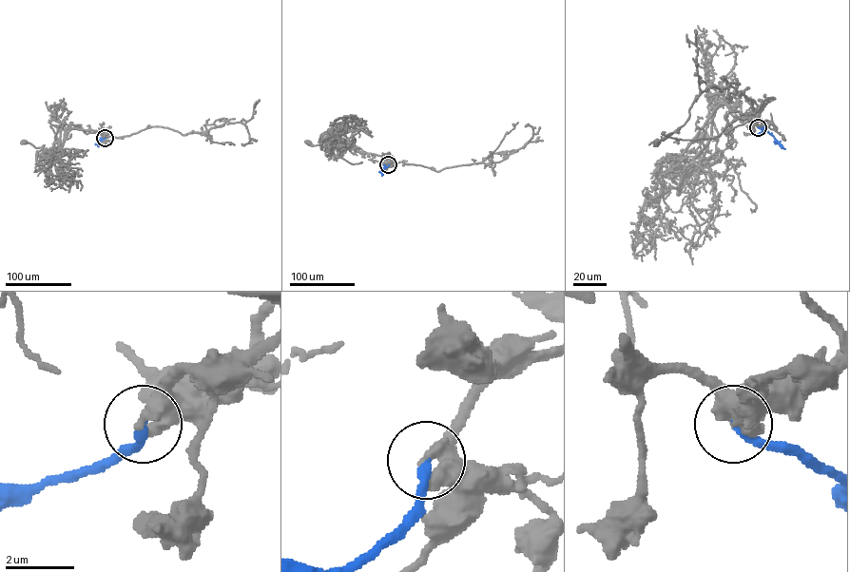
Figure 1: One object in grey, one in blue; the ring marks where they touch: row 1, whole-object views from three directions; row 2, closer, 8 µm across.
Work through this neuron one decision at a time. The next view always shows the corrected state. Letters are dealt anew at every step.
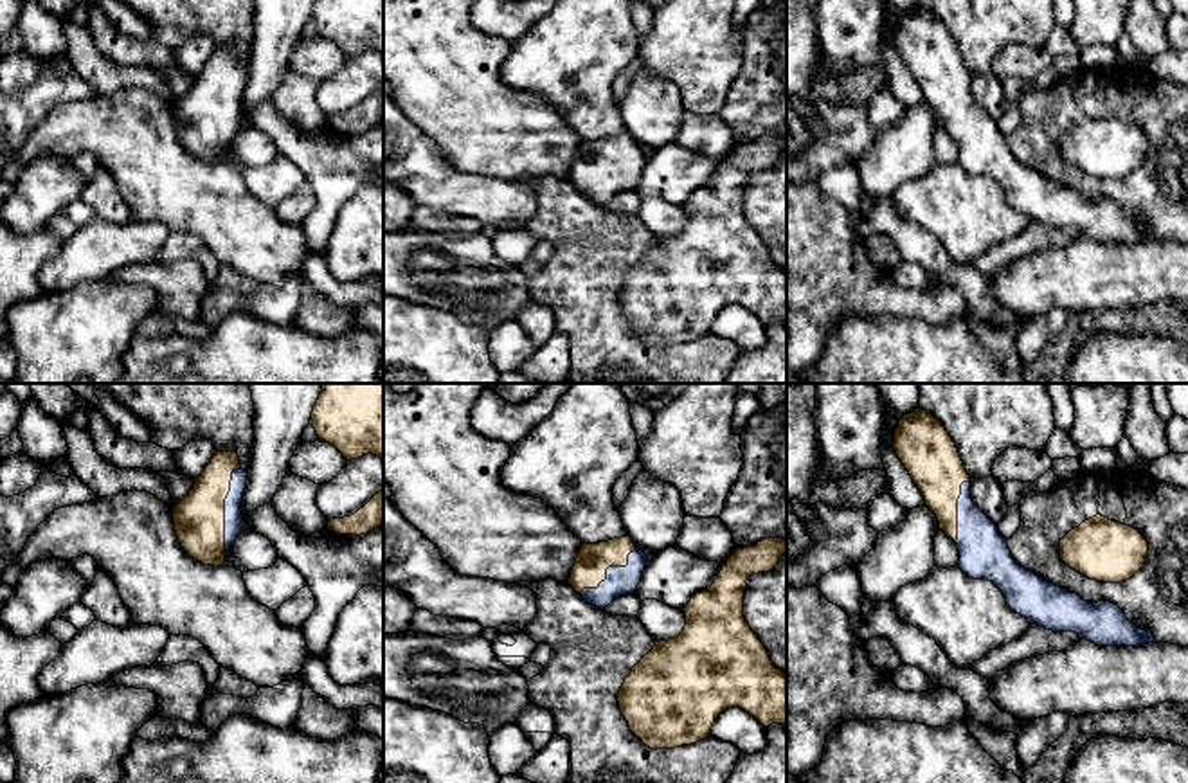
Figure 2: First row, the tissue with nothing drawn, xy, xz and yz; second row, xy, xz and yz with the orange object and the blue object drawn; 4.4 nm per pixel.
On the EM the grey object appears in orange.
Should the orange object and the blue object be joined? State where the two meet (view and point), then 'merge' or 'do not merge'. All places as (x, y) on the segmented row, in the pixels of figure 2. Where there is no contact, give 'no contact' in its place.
meets orange in xy at (224, 508); merge

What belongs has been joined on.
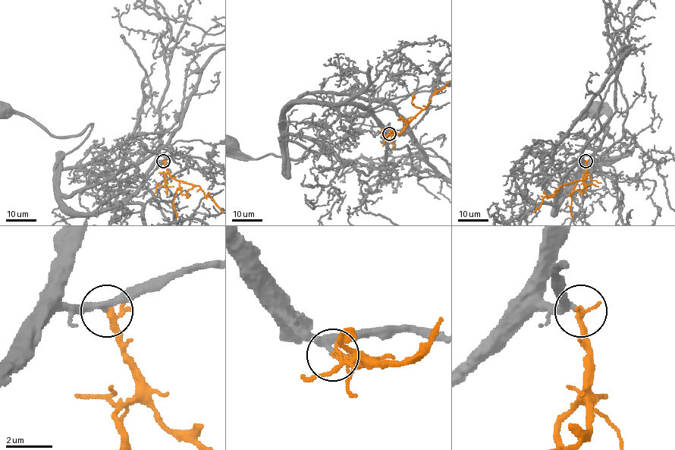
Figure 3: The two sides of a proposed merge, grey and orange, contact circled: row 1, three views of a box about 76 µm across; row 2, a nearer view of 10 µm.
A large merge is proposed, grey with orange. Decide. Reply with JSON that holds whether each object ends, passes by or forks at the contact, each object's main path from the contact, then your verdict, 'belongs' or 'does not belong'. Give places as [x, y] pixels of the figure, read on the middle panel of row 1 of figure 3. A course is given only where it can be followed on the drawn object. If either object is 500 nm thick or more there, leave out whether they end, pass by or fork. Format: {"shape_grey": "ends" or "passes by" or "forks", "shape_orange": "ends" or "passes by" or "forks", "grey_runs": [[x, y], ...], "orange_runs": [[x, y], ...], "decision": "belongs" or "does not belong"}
{"shape_grey": "passes by", "shape_orange": "passes by", "grey_runs": [[389, 133], [352, 104], [293, 102], [284, 111], [285, 136], [318, 156], [252, 158]], "orange_runs": [[389, 133], [400, 134], [424, 109], [431, 97], [448, 82]], "decision": "belongs"}

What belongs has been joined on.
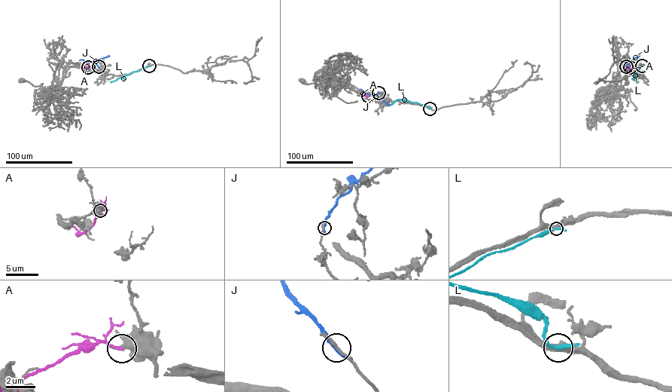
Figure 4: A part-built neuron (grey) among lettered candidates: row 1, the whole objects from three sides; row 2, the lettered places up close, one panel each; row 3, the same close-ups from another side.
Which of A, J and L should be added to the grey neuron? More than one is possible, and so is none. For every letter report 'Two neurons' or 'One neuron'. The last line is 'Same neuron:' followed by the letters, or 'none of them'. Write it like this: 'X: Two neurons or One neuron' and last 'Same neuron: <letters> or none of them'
A: Two neurons
J: Two neurons
L: Two neurons
Same neuron: none of them

